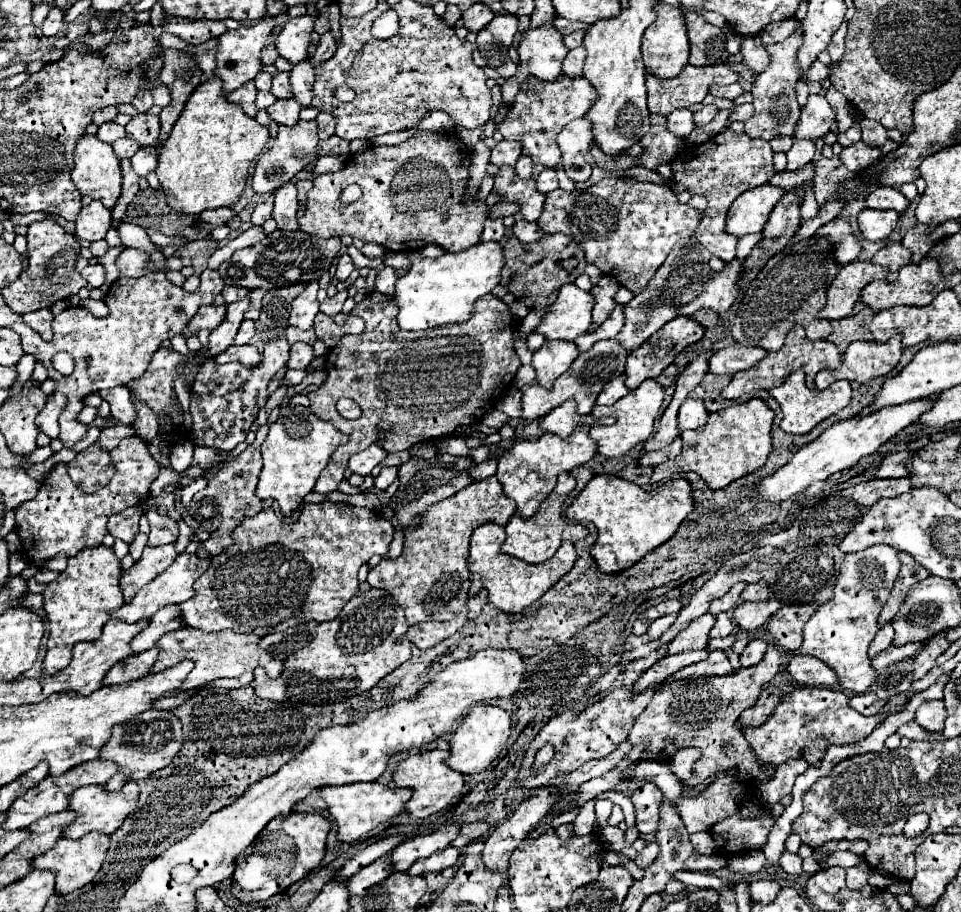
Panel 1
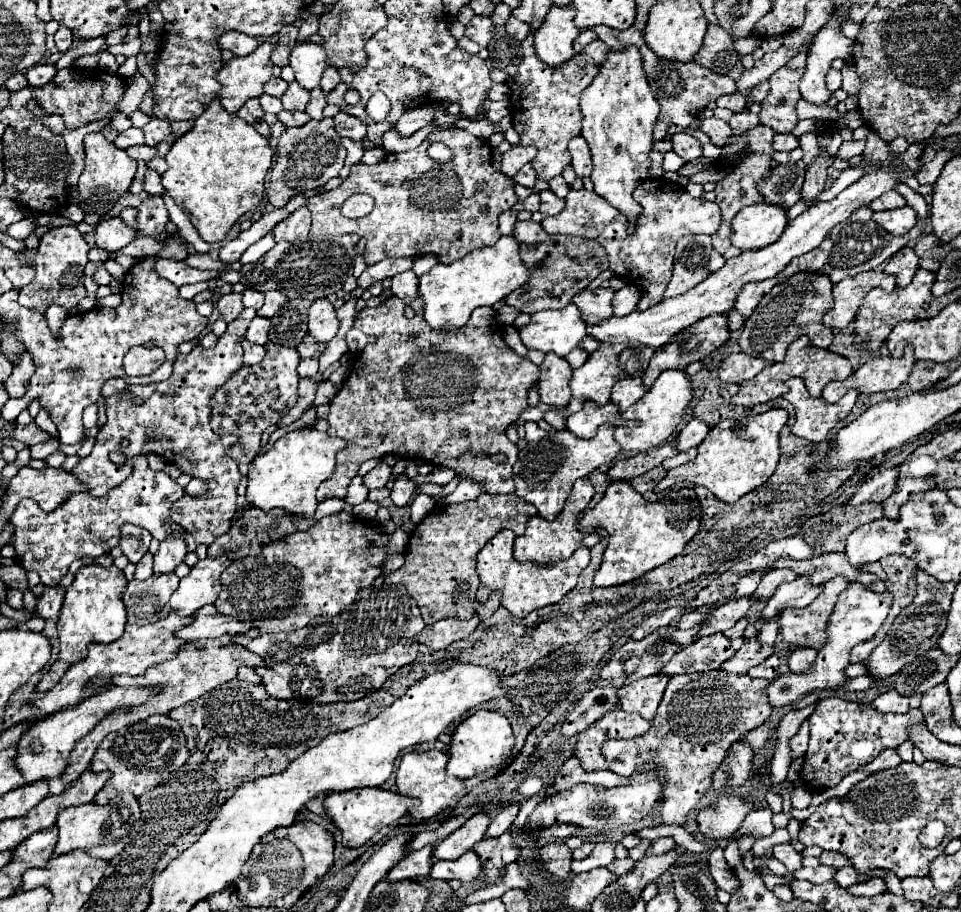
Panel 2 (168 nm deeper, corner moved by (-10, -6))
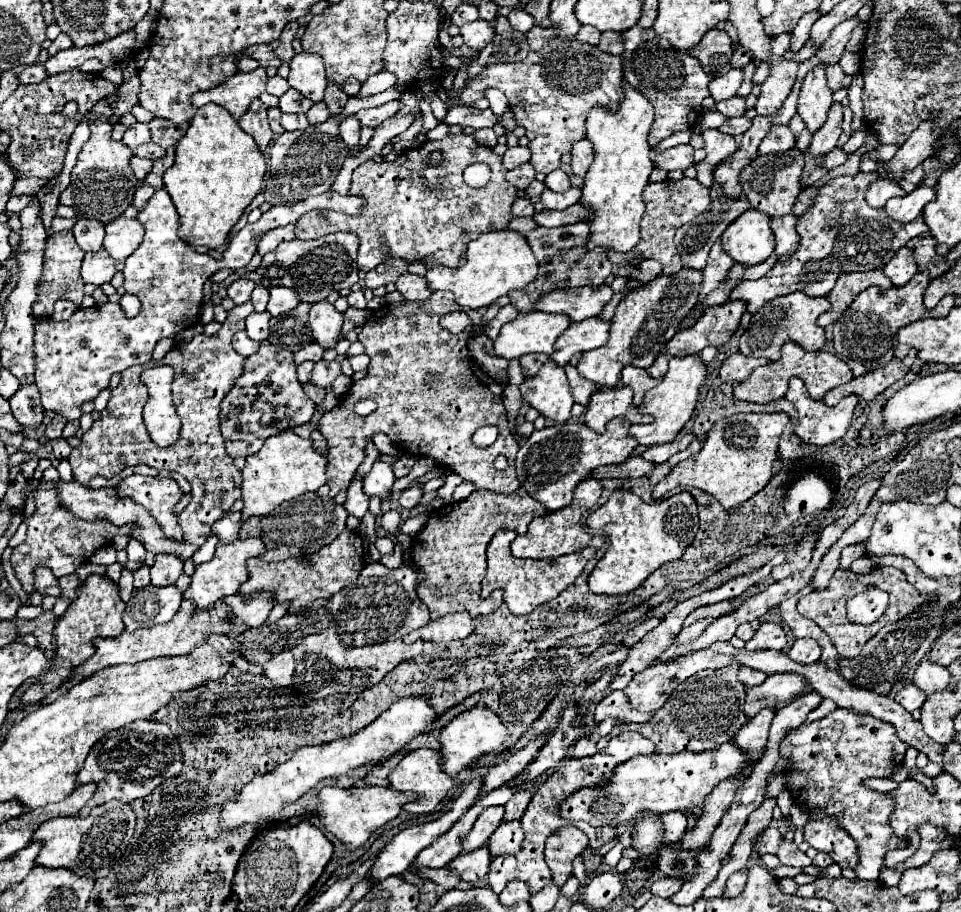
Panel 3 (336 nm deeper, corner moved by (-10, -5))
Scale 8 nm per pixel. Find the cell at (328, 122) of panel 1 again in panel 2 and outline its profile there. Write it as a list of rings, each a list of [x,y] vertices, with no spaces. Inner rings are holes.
[[[338,113],[334,117],[334,125],[336,125],[336,131],[342,135],[342,137],[348,137],[352,141],[362,141],[366,137],[366,123],[360,121],[358,117],[354,115],[348,115],[348,113]]]

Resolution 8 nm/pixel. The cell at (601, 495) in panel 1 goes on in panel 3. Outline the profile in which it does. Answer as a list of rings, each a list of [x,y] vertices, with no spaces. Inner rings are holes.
[[[614,490],[612,496],[602,504],[598,510],[590,512],[586,524],[590,528],[600,528],[602,534],[608,536],[610,546],[604,554],[604,558],[596,564],[588,578],[588,586],[594,594],[626,594],[632,592],[636,586],[640,586],[656,568],[660,568],[664,562],[676,560],[684,554],[684,550],[692,544],[696,532],[698,532],[698,504],[690,492],[680,492],[674,494],[662,502],[656,504],[646,504],[636,496],[632,490]]]

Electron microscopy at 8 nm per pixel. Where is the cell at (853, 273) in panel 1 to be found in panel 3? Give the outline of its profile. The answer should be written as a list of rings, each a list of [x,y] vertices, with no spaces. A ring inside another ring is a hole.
[[[882,270],[840,274],[836,280],[836,286],[828,292],[828,300],[832,302],[832,308],[818,318],[818,324],[822,328],[828,324],[834,324],[842,316],[842,312],[846,312],[846,308],[854,302],[854,298],[870,286],[880,286],[886,290],[886,288],[892,288],[892,282],[886,278]]]

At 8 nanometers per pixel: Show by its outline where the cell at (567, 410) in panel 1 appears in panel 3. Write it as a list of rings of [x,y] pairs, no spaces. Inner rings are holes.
[[[620,386],[616,390],[598,390],[590,396],[590,404],[584,414],[584,422],[594,432],[602,434],[604,426],[618,416],[626,416],[632,408],[632,390]]]

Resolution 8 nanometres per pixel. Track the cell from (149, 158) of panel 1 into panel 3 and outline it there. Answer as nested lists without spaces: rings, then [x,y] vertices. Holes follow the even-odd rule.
[[[142,184],[138,190],[136,190],[136,194],[134,194],[134,206],[140,210],[146,202],[148,202],[148,198],[152,198],[152,194],[154,194],[156,190],[152,188],[152,186],[148,186],[148,184]]]

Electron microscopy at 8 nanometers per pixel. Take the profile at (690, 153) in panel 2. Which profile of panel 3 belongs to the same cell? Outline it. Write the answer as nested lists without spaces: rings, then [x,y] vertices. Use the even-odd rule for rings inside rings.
[[[680,144],[680,146],[668,148],[662,154],[652,154],[652,162],[666,172],[676,168],[686,170],[692,164],[692,154],[694,154],[694,148],[690,144]]]

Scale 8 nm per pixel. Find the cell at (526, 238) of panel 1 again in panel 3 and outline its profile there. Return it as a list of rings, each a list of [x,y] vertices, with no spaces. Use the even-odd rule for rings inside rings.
[[[512,218],[508,224],[508,230],[520,232],[520,234],[526,234],[530,230],[536,230],[536,228],[538,228],[538,224],[532,218]]]

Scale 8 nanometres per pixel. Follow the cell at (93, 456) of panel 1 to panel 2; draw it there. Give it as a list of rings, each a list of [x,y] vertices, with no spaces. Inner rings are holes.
[[[244,309],[232,323],[228,323],[228,329],[220,335],[214,349],[204,349],[202,345],[196,345],[190,353],[180,353],[170,379],[152,385],[128,385],[126,391],[132,397],[142,397],[144,405],[136,405],[130,399],[118,395],[106,397],[108,421],[98,431],[92,453],[80,459],[80,463],[72,469],[72,475],[90,487],[90,495],[104,497],[104,493],[128,479],[128,475],[132,473],[134,457],[154,453],[164,457],[166,463],[176,465],[182,473],[198,477],[208,485],[206,495],[182,497],[172,507],[172,521],[182,525],[196,539],[198,545],[210,545],[216,537],[224,535],[230,529],[230,519],[238,509],[236,489],[242,475],[238,471],[238,463],[226,455],[220,437],[210,427],[210,401],[216,389],[222,387],[232,377],[232,373],[242,367],[240,341],[244,339],[244,333],[254,315],[254,309]],[[112,451],[122,451],[128,459],[126,465],[114,465],[108,459]]]

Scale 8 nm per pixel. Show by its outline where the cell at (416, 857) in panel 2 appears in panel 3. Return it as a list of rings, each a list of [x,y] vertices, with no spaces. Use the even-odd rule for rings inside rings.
[[[468,812],[448,830],[448,834],[442,834],[440,838],[436,838],[430,846],[426,846],[418,856],[416,856],[416,864],[420,868],[444,868],[450,860],[454,860],[460,854],[460,836],[464,836],[466,832],[470,832],[474,820],[480,814],[474,812],[468,816]]]

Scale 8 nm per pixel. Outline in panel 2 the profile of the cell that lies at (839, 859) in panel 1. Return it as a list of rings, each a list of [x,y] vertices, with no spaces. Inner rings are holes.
[[[818,865],[816,869],[800,867],[796,873],[792,873],[792,877],[796,877],[796,879],[804,879],[804,881],[812,881],[812,883],[824,883],[824,881],[832,881],[832,879],[834,879],[834,873],[836,873],[836,869]]]

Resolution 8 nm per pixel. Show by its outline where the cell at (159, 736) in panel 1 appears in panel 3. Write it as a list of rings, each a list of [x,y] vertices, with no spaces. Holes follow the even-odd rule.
[[[136,720],[120,728],[116,738],[112,738],[108,744],[104,740],[98,740],[86,758],[84,768],[78,774],[78,786],[86,782],[98,784],[92,800],[80,810],[80,816],[88,816],[94,806],[100,806],[112,798],[124,804],[138,798],[146,798],[166,778],[180,772],[182,766],[180,758],[182,758],[180,740],[176,738],[168,724],[158,720]]]

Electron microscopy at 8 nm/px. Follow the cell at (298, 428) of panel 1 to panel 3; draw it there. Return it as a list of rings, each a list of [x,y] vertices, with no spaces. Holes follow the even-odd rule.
[[[284,430],[278,436],[268,438],[254,456],[246,458],[246,466],[242,468],[242,520],[270,514],[286,500],[306,492],[316,492],[326,484],[326,464],[328,456],[316,452],[310,438],[300,438],[292,430]]]

